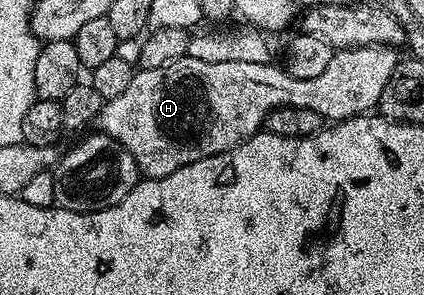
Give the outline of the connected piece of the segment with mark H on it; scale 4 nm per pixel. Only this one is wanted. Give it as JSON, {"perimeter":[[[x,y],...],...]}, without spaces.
{"perimeter":[[[371,46],[368,48],[343,48],[341,50],[335,51],[334,57],[332,58],[332,62],[328,62],[328,67],[325,68],[322,73],[319,74],[317,78],[292,78],[292,74],[288,74],[285,70],[285,67],[279,66],[277,68],[277,63],[271,62],[269,64],[261,64],[260,62],[240,62],[240,61],[224,61],[224,62],[216,62],[213,64],[212,62],[204,62],[201,61],[200,58],[192,58],[186,55],[184,58],[180,58],[176,62],[172,62],[168,66],[160,66],[160,70],[148,70],[147,68],[143,68],[141,70],[135,71],[134,77],[132,78],[132,82],[128,82],[127,88],[123,90],[121,94],[116,94],[116,98],[112,98],[111,100],[105,101],[102,105],[102,113],[99,114],[98,119],[96,121],[97,127],[101,129],[101,131],[105,132],[106,135],[113,138],[113,140],[118,140],[120,142],[120,146],[124,146],[129,150],[132,154],[132,158],[136,158],[136,162],[138,163],[138,171],[141,173],[143,177],[155,180],[156,178],[164,178],[168,174],[172,174],[172,170],[180,170],[180,166],[184,166],[185,164],[191,164],[192,162],[196,162],[200,158],[208,158],[209,156],[215,156],[216,154],[220,154],[221,152],[229,152],[230,149],[235,148],[237,144],[240,143],[241,140],[246,140],[250,136],[255,136],[258,131],[265,125],[266,116],[272,110],[276,110],[277,108],[299,108],[300,110],[316,110],[316,114],[320,114],[322,116],[323,121],[326,122],[337,122],[339,120],[350,120],[353,116],[361,116],[363,114],[369,113],[371,110],[377,109],[378,99],[384,91],[384,86],[388,83],[388,78],[391,78],[393,71],[397,69],[397,66],[400,61],[400,56],[394,52],[395,49],[390,46]]]}

